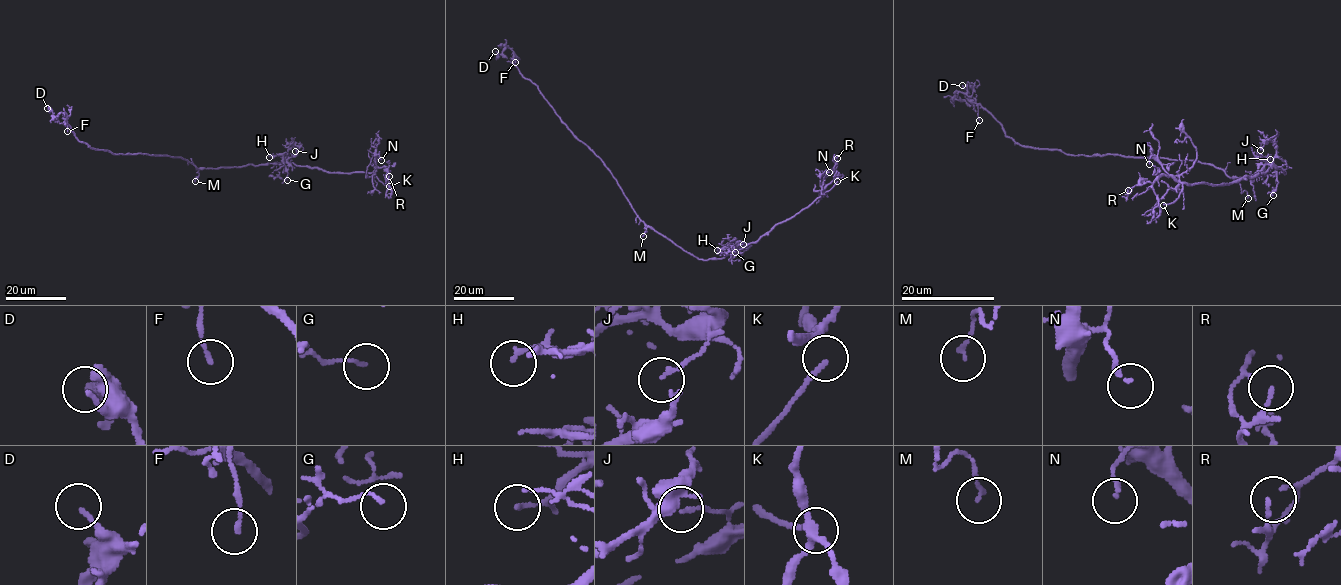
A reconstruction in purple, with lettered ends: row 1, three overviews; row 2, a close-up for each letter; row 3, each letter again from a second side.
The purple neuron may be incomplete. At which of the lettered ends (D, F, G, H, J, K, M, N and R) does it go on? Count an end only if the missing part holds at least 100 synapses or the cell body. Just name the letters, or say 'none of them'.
K

